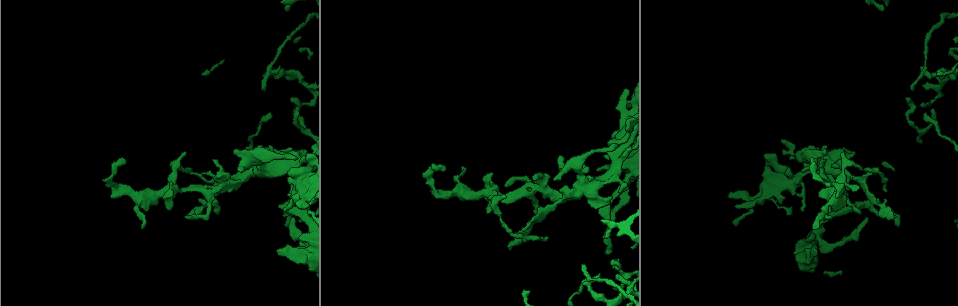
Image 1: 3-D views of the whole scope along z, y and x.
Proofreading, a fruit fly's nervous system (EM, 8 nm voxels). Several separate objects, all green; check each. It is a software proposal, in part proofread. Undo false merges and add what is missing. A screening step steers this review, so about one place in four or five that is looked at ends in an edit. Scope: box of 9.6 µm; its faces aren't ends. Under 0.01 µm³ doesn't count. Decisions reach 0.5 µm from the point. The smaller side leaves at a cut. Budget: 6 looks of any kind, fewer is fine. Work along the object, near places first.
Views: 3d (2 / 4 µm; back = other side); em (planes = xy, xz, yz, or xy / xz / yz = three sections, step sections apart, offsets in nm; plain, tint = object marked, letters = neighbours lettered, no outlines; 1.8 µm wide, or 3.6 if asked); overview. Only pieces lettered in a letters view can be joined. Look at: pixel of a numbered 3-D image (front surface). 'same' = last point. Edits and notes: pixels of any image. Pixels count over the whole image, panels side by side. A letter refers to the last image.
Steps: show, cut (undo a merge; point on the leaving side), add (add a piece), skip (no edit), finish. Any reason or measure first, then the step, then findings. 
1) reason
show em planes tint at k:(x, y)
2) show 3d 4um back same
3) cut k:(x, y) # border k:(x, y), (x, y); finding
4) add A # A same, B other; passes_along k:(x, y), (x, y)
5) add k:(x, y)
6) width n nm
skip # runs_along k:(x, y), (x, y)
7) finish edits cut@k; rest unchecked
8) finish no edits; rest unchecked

long arm stops here
show 3d 4um at 1:(900, 224)

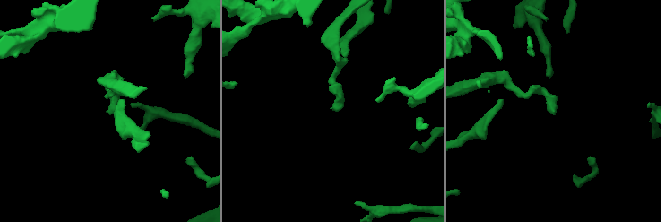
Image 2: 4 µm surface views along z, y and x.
show em planes letters at 2:(552, 113)

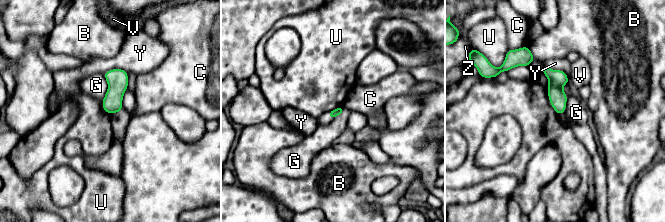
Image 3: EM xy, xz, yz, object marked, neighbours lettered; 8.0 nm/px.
skip # B other, C other, G other, U other, V other, Y other, Z other; border 3:(547, 88), (549, 103), (558, 114); none of them fits

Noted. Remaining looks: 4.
abrupt turn
show em planes letters at 1:(934, 74)

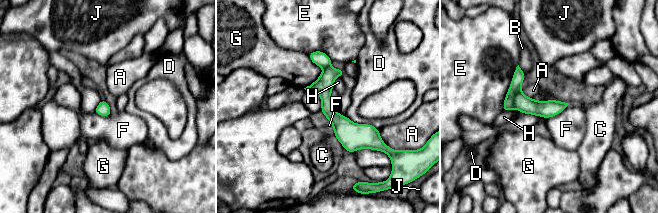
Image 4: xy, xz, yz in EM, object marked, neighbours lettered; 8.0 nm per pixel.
cut 4:(518, 77) # A other, B other, C other, D other, E other, F other, G other, H other, J other; border 4:(520, 90), (514, 99), (513, 107); a second neuron is stuck on

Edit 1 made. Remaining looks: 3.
branch stops here
show 3d 2um back at 1:(607, 236)

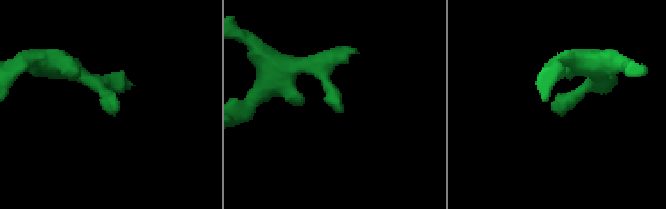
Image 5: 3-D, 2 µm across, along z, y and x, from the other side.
shape alone is not enough
show em planes letters at 5:(114, 115)

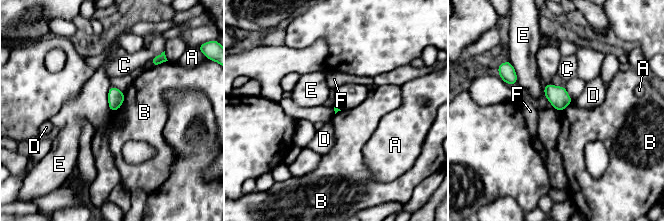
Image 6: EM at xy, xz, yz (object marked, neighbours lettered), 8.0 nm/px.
skip # A other, B other, C other, D other, E other, F other; border 6:(124, 92), (124, 101), (116, 110); no lettered piece goes on from it

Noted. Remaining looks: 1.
finish edits cut@4; rest unchecked

